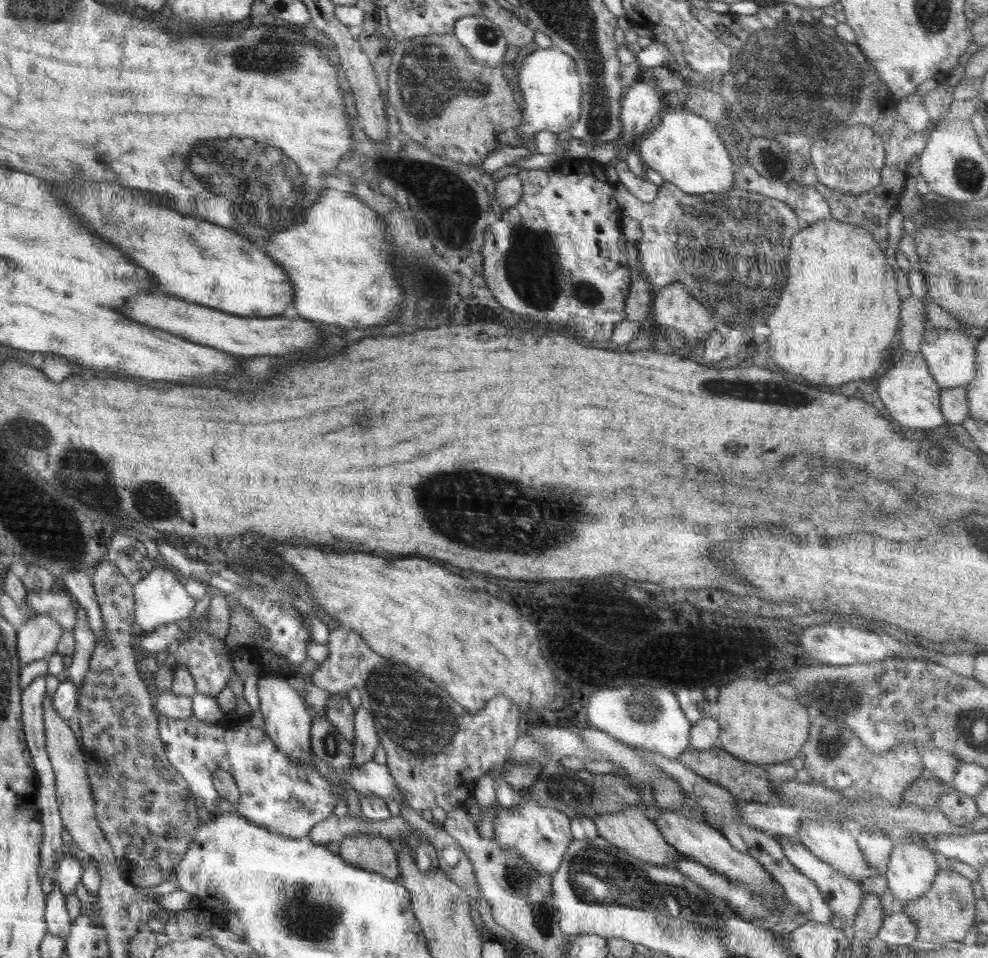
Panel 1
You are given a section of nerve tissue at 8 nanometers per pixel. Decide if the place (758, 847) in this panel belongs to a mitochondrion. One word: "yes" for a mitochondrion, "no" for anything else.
no

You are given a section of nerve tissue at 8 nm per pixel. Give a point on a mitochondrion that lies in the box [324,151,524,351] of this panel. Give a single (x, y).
(459, 204)

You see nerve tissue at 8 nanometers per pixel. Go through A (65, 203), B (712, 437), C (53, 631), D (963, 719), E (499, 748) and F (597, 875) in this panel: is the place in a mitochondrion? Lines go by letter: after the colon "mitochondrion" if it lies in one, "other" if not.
A: other
B: other
C: other
D: mitochondrion
E: other
F: mitochondrion

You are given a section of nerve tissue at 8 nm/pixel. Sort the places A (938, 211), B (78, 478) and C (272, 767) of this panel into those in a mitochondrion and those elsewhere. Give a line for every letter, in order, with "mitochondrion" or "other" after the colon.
A: mitochondrion
B: mitochondrion
C: other

